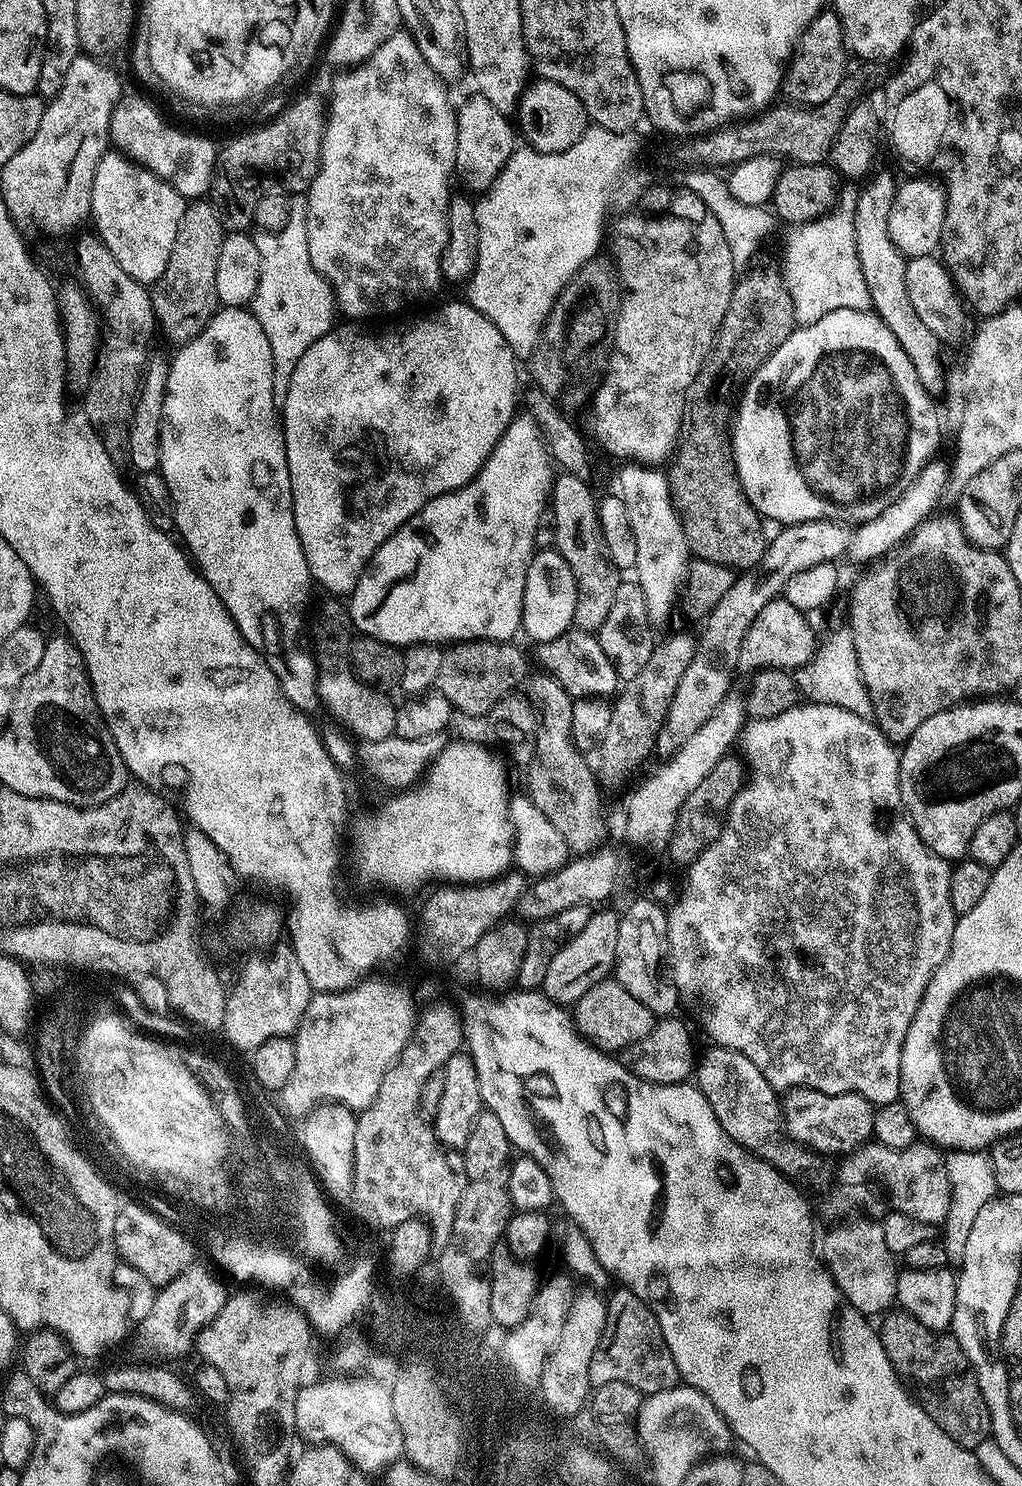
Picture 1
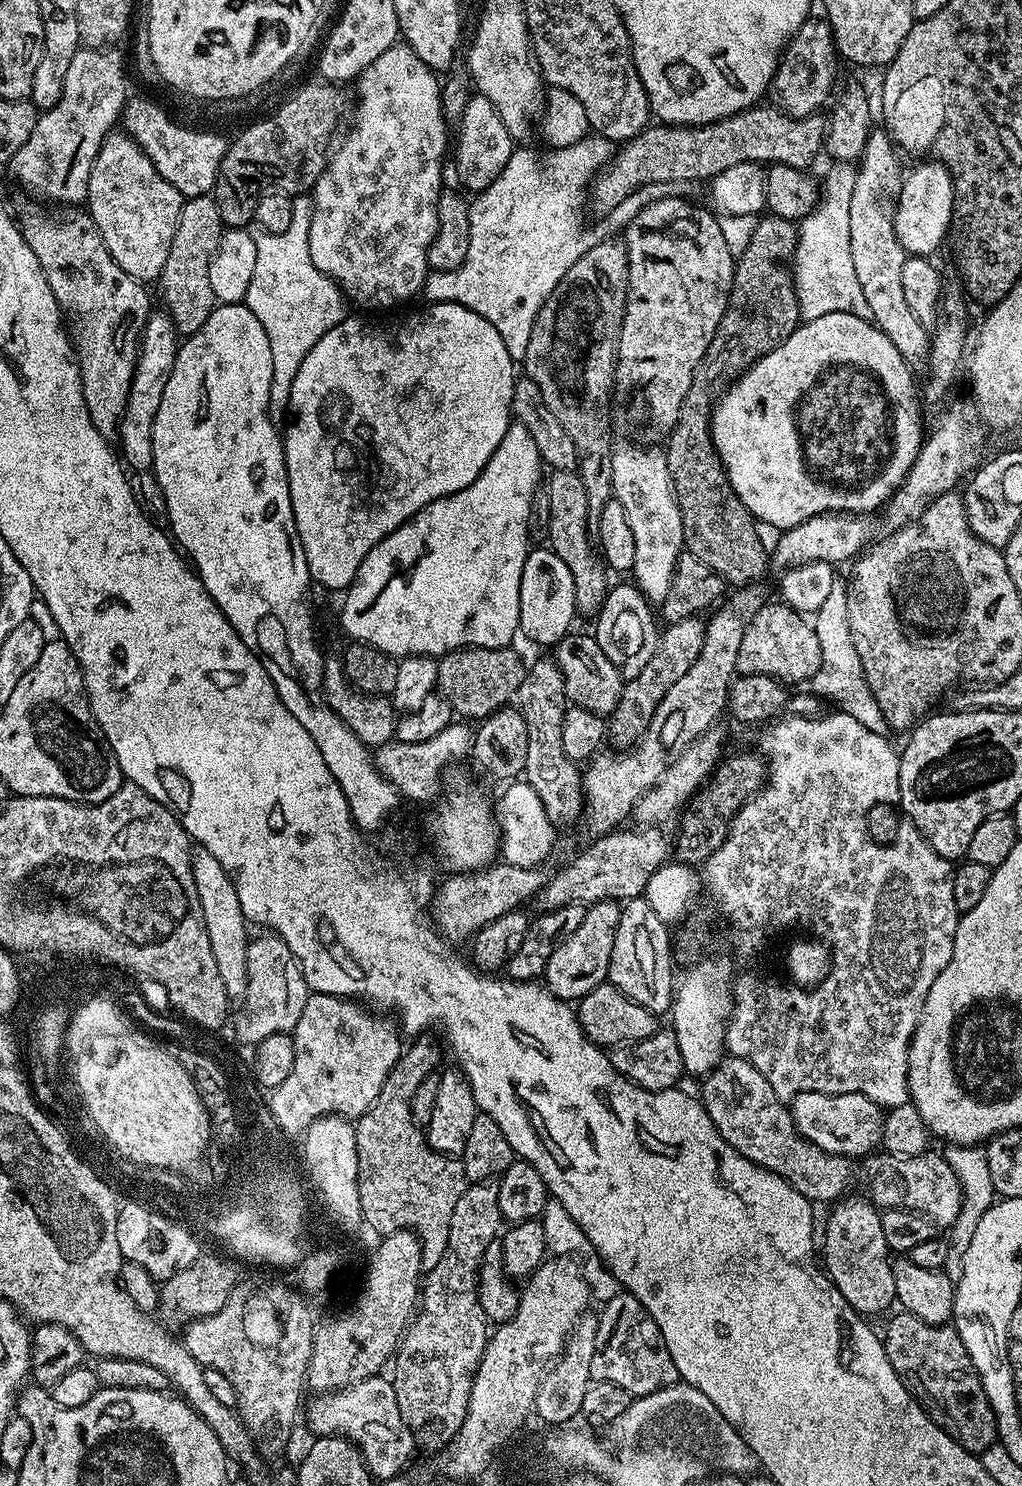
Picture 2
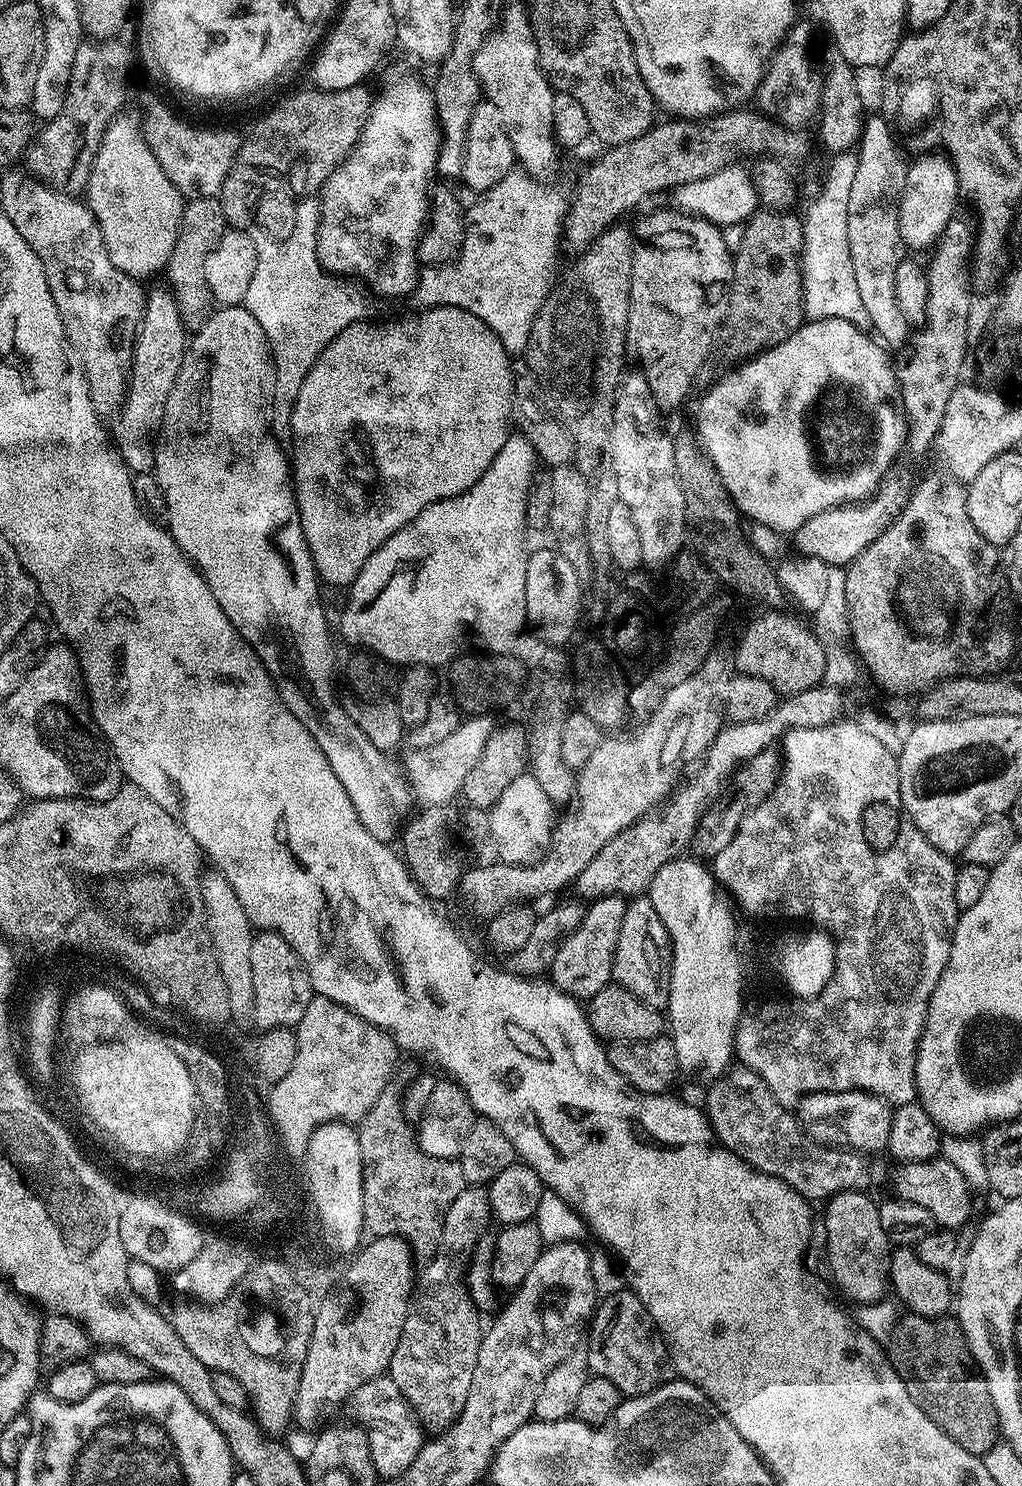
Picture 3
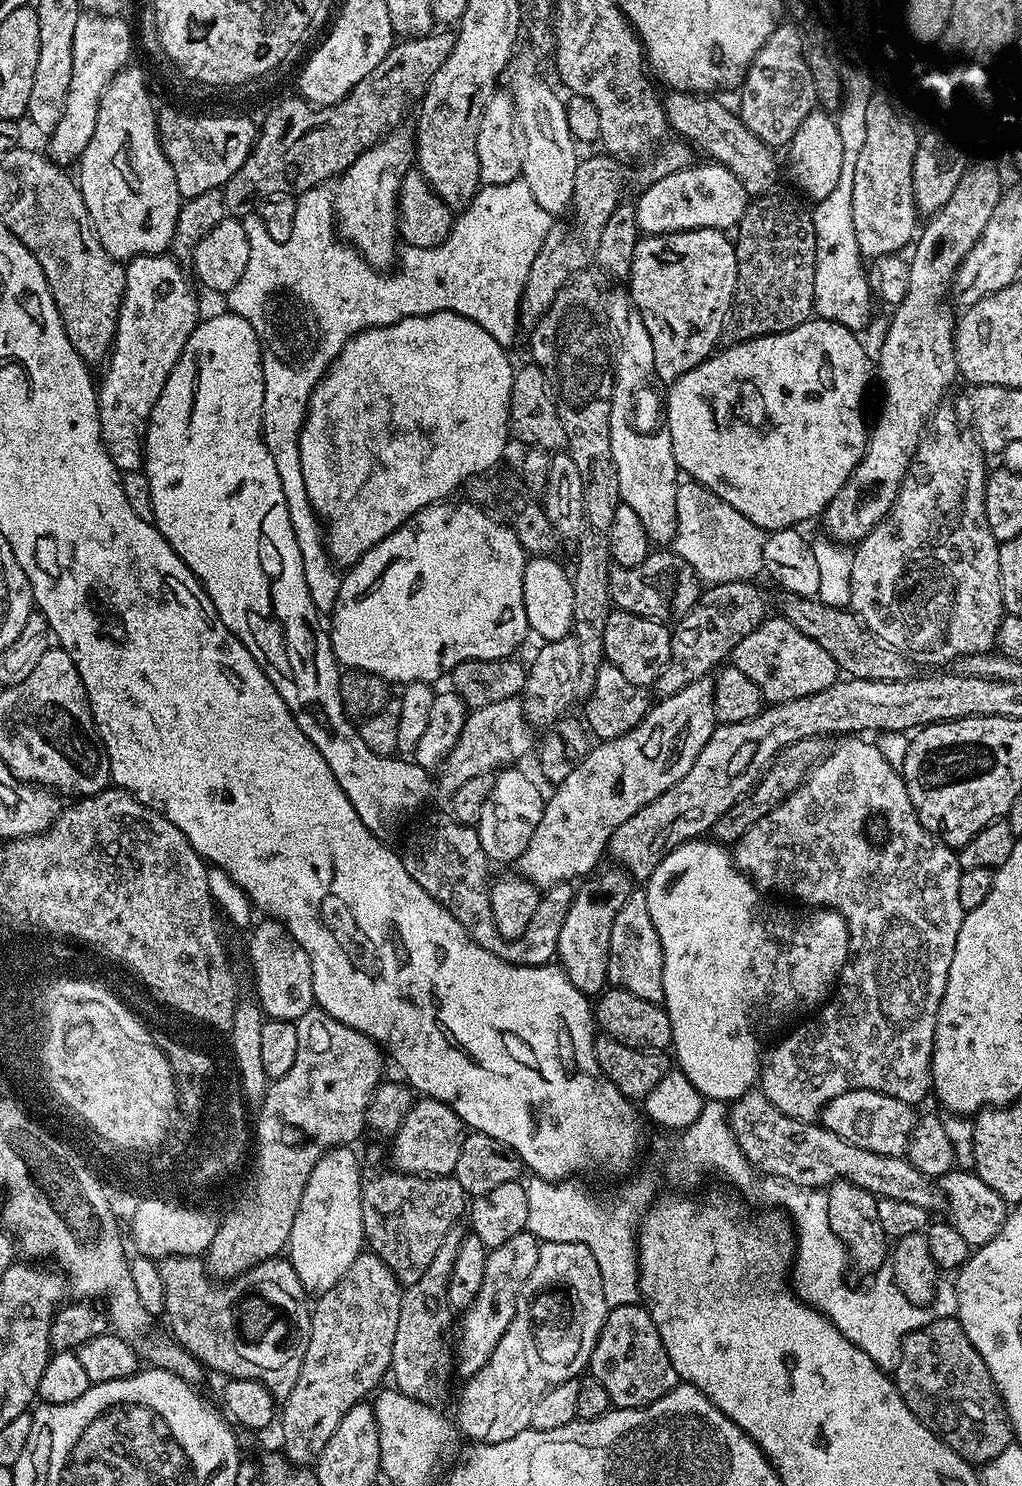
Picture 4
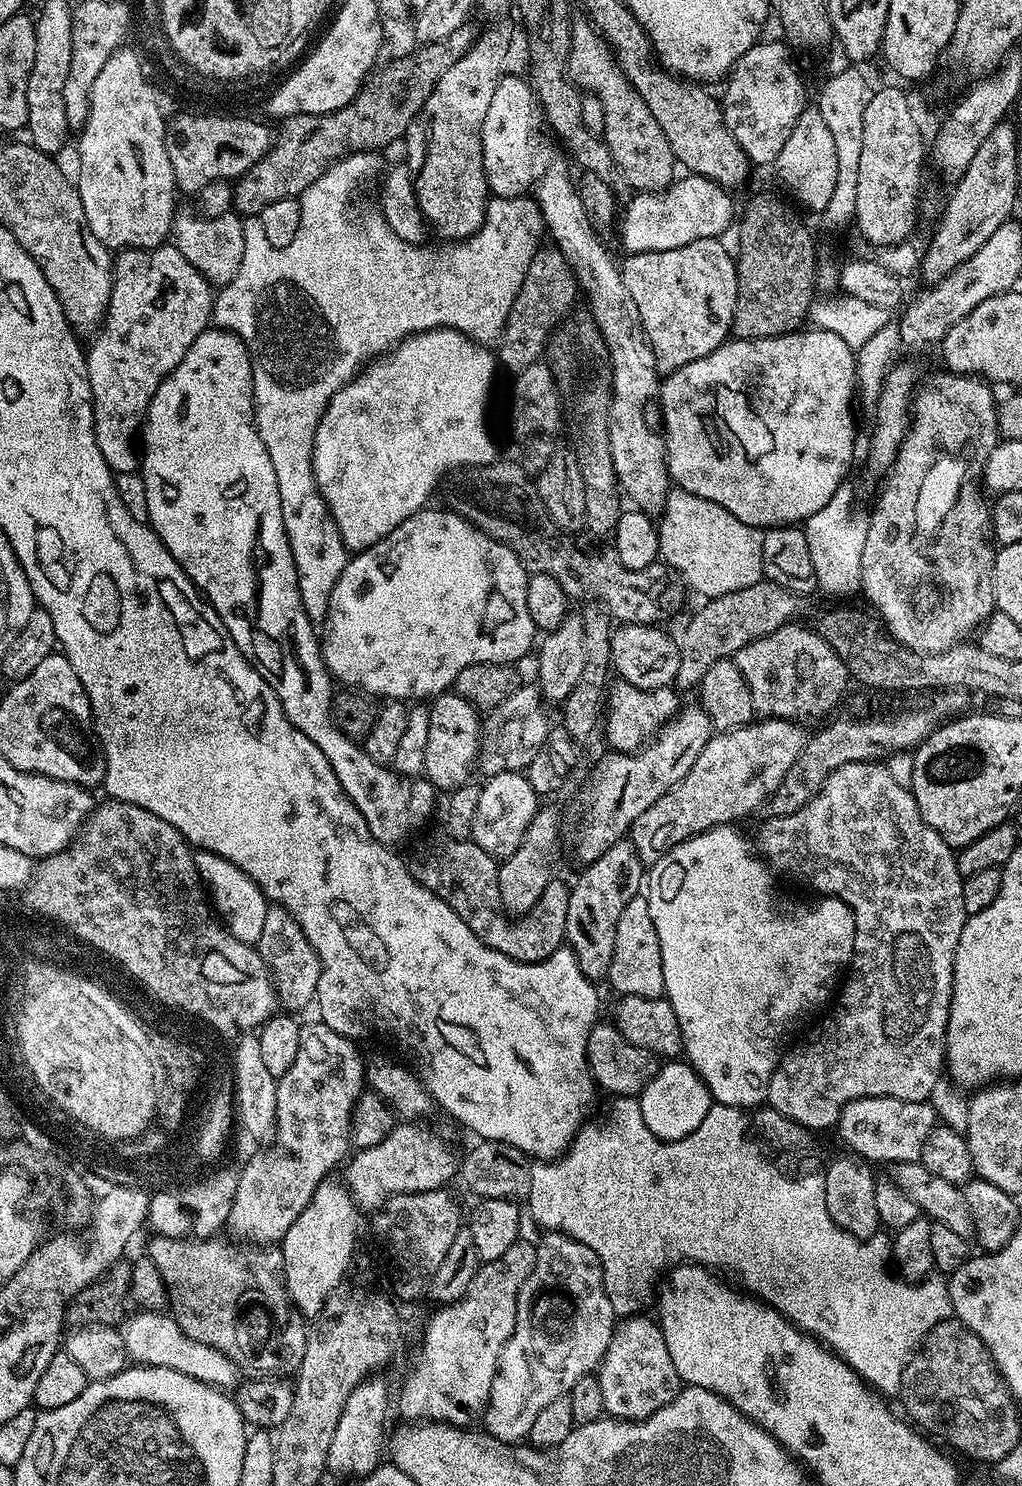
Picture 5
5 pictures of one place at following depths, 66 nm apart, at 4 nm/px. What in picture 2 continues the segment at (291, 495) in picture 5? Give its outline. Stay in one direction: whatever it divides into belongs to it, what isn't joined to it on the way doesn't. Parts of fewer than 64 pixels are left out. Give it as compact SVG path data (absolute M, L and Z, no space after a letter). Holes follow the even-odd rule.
M589 134L577 144L555 149L549 164L543 164L530 152L513 151L510 162L502 174L484 192L475 193L468 205L470 218L470 246L462 266L453 272L433 271L425 280L423 295L432 302L461 304L474 314L482 314L506 342L513 361L523 361L526 346L530 346L530 334L542 306L550 298L552 291L562 282L562 278L582 258L590 246L580 229L580 215L590 196L590 182L595 181L598 173L611 161L614 155L613 141L599 134ZM300 194L292 201L294 219L285 232L252 232L258 246L258 262L254 262L254 278L246 297L249 310L262 322L266 338L270 338L270 354L274 357L274 378L270 390L269 409L273 417L289 411L288 399L298 368L312 347L324 334L345 318L346 296L341 285L331 280L310 258L310 222L314 207L307 195Z

